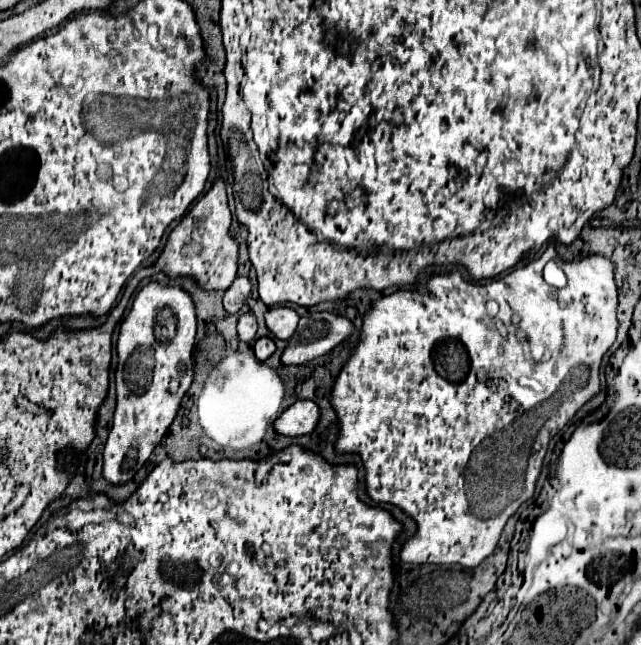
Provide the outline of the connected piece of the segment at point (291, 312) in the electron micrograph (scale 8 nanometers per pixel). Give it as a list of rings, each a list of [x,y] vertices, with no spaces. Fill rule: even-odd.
[[[273,307],[267,315],[267,327],[277,339],[289,339],[299,323],[299,313],[291,307]]]

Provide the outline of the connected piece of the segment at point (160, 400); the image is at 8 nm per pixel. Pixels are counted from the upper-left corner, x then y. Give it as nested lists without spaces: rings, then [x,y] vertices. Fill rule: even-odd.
[[[151,281],[137,293],[117,341],[117,409],[103,449],[103,477],[109,483],[119,485],[133,479],[173,423],[181,399],[193,383],[195,333],[195,301],[185,289]]]

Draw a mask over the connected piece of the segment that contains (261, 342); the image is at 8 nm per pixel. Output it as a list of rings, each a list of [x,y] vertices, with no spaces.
[[[259,337],[255,341],[255,355],[259,361],[265,361],[273,353],[275,353],[275,343],[271,337]]]

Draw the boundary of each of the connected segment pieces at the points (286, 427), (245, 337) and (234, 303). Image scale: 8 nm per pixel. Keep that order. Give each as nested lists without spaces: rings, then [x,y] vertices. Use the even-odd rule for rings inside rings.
[[[299,399],[277,417],[275,429],[277,433],[291,435],[291,437],[307,435],[315,431],[319,419],[321,419],[319,405],[311,399]]]
[[[249,311],[249,313],[243,313],[243,315],[239,317],[237,333],[239,333],[239,339],[241,339],[241,341],[253,341],[253,339],[255,339],[257,319],[255,319],[255,315],[253,315],[251,311]]]
[[[237,277],[231,287],[225,291],[223,307],[229,313],[239,313],[241,307],[247,303],[247,297],[251,293],[251,279],[249,277]]]

